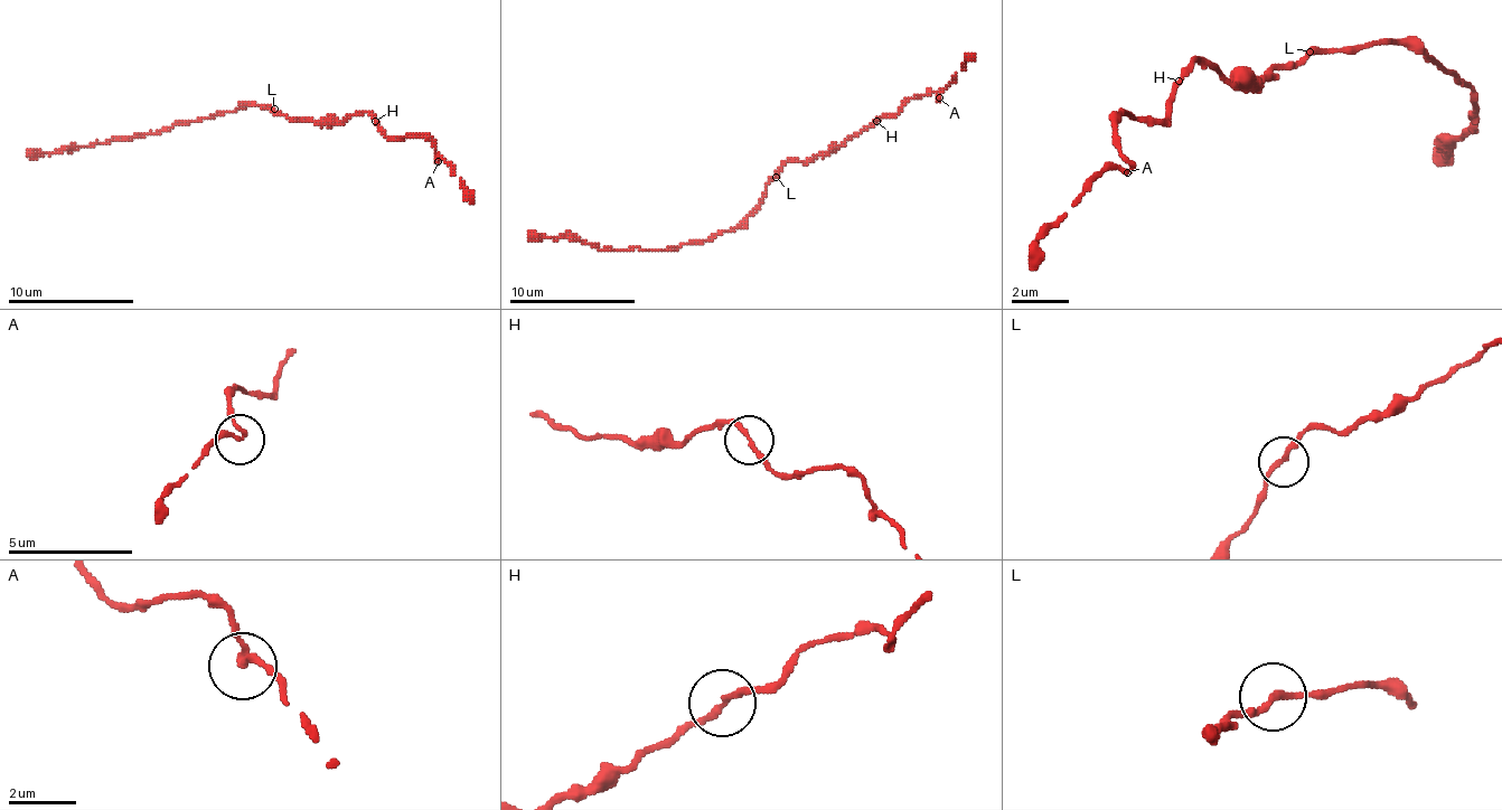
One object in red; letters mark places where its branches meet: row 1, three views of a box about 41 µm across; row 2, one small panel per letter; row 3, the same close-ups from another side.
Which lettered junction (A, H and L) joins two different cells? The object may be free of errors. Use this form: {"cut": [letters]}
{"cut": []}

